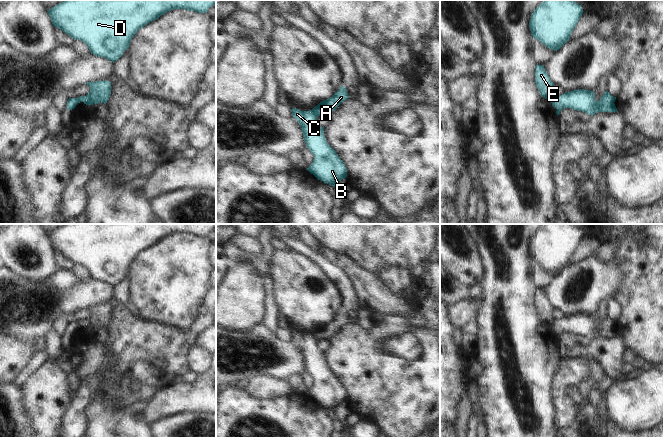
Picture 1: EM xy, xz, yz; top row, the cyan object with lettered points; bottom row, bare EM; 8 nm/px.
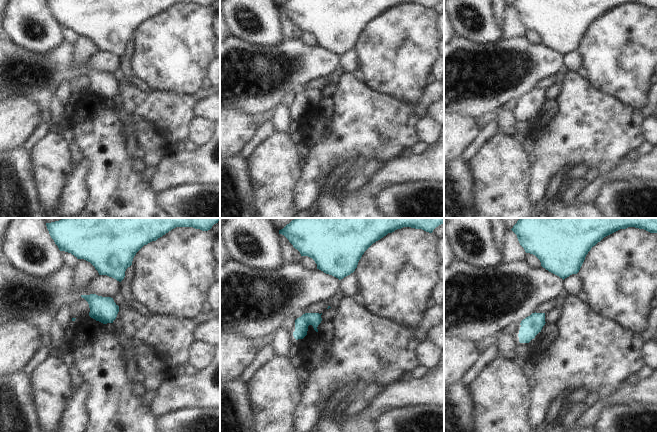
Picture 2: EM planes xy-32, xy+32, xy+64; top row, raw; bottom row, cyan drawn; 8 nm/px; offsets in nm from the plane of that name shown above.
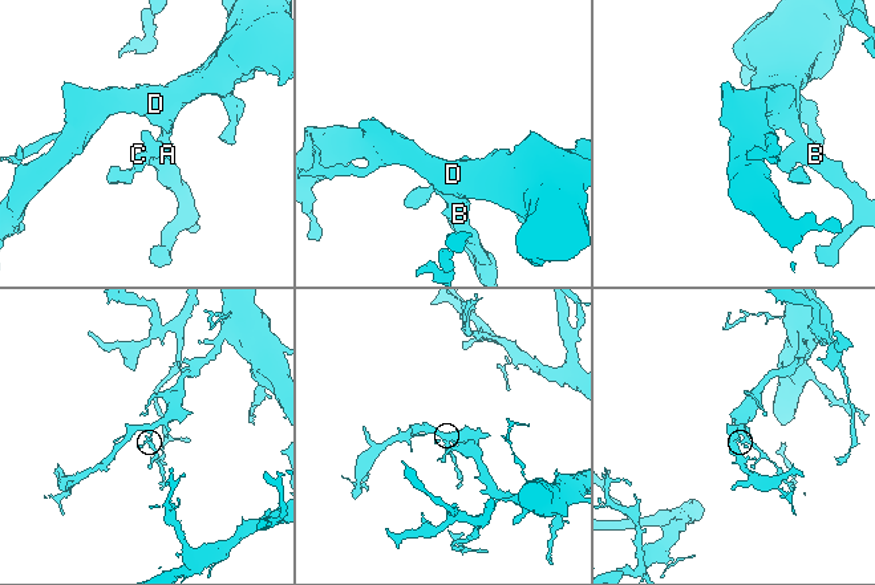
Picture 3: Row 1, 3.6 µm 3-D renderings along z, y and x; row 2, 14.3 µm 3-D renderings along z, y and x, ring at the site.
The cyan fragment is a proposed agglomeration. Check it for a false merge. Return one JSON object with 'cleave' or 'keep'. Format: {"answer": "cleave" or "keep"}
{"answer": "cleave"}

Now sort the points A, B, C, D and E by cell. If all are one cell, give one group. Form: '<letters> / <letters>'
A E / B C D

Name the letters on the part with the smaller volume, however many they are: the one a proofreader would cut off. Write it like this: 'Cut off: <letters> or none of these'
Cut off: A, E

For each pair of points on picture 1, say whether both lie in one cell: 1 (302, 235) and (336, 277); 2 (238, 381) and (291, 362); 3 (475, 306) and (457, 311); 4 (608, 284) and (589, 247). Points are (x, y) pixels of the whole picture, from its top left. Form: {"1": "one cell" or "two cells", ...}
{"1": "two cells", "2": "one cell", "3": "one cell", "4": "two cells"}

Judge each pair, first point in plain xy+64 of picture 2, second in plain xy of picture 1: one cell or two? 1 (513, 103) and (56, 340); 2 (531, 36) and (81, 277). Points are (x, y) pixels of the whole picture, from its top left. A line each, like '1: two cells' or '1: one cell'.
1: two cells
2: one cell

